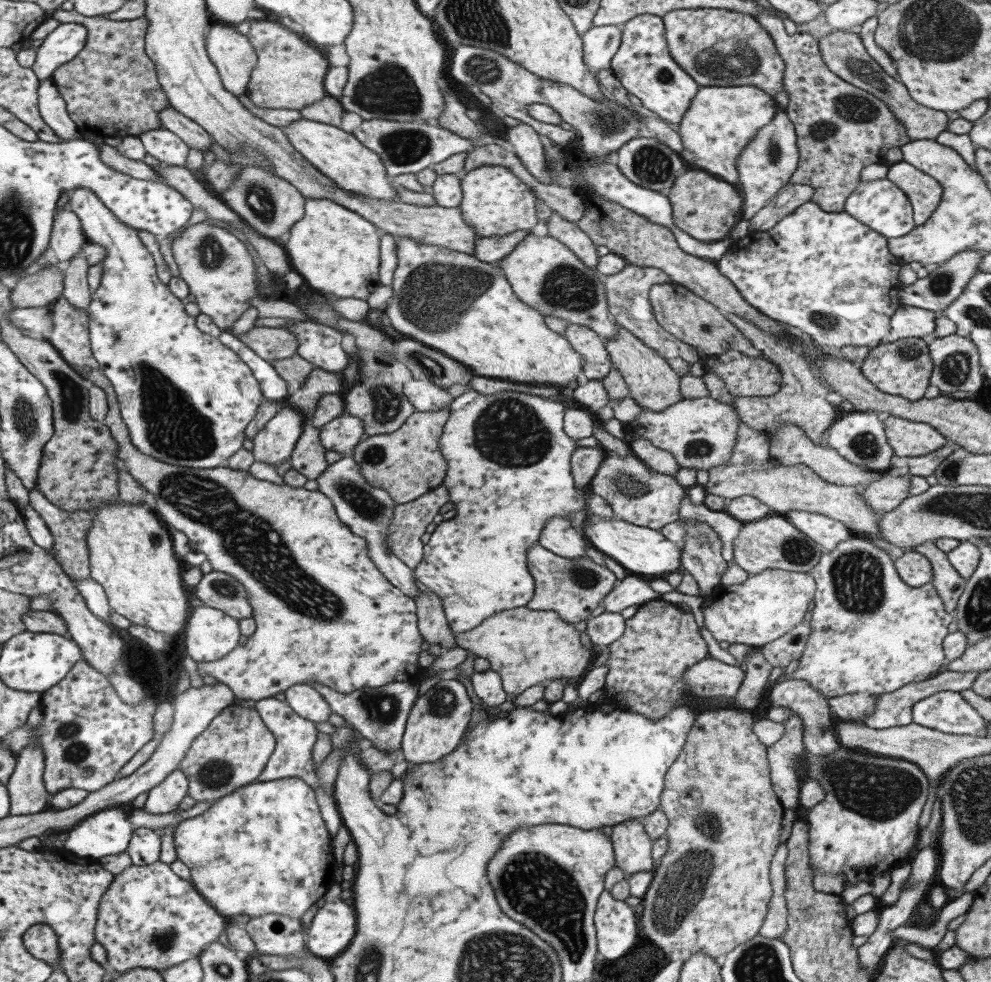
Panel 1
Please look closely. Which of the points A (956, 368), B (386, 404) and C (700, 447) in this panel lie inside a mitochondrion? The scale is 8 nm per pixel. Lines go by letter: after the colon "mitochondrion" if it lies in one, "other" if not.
A: mitochondrion
B: mitochondrion
C: mitochondrion

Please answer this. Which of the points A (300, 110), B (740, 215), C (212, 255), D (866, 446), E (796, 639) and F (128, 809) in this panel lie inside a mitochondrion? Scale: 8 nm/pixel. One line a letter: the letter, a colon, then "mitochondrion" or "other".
A: other
B: other
C: mitochondrion
D: mitochondrion
E: other
F: other

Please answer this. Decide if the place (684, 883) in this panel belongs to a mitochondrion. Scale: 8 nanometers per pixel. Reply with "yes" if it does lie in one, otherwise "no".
yes

